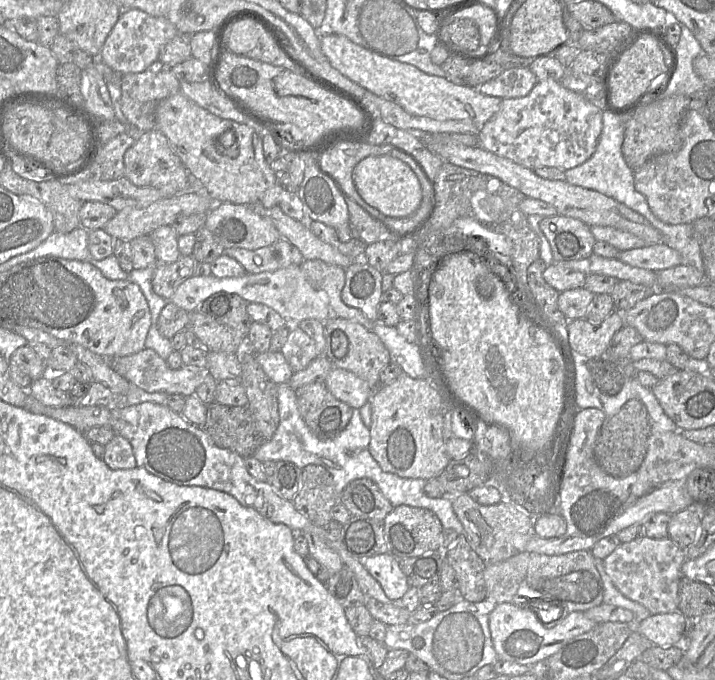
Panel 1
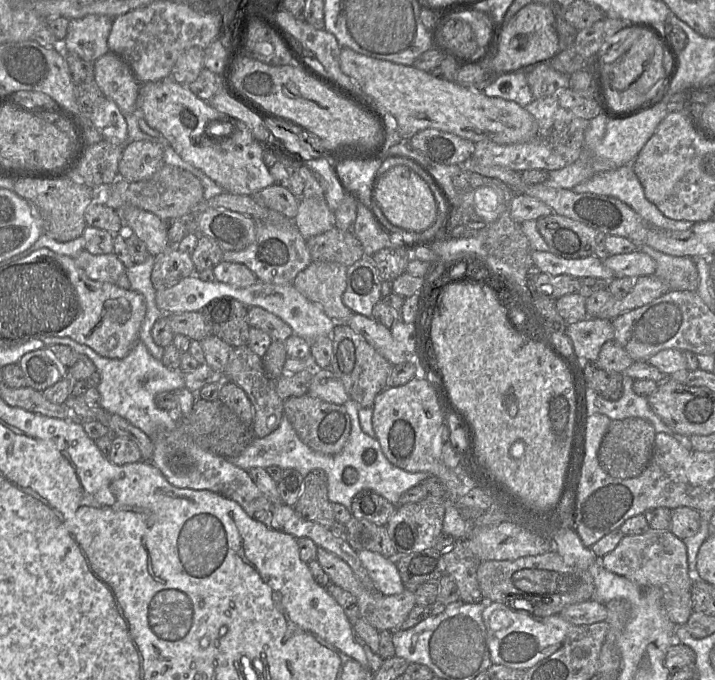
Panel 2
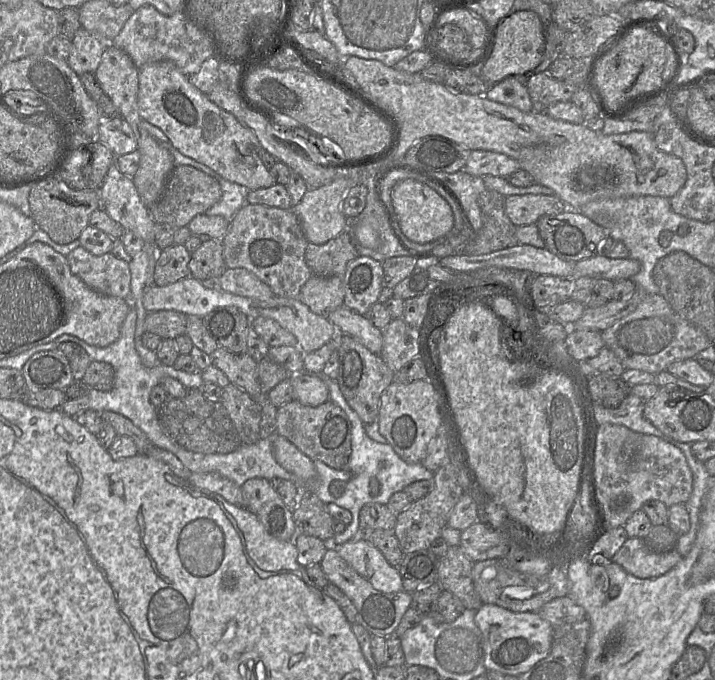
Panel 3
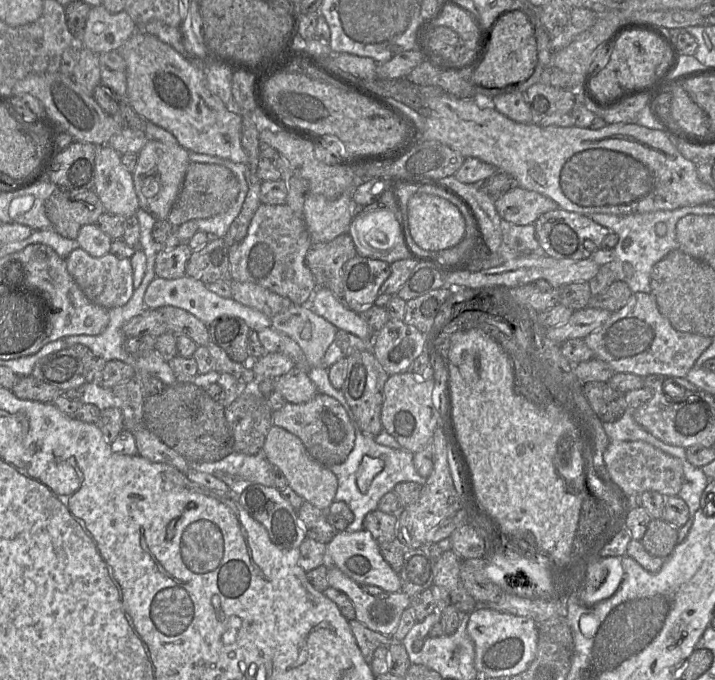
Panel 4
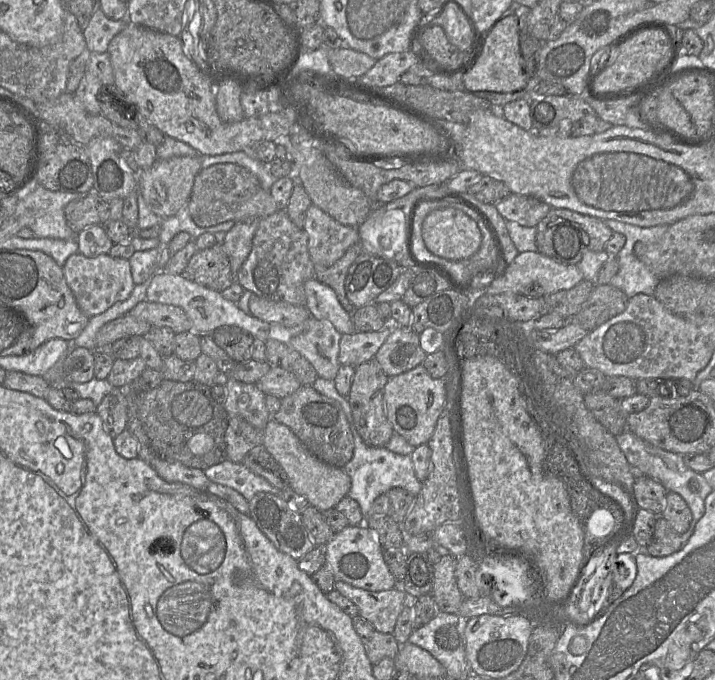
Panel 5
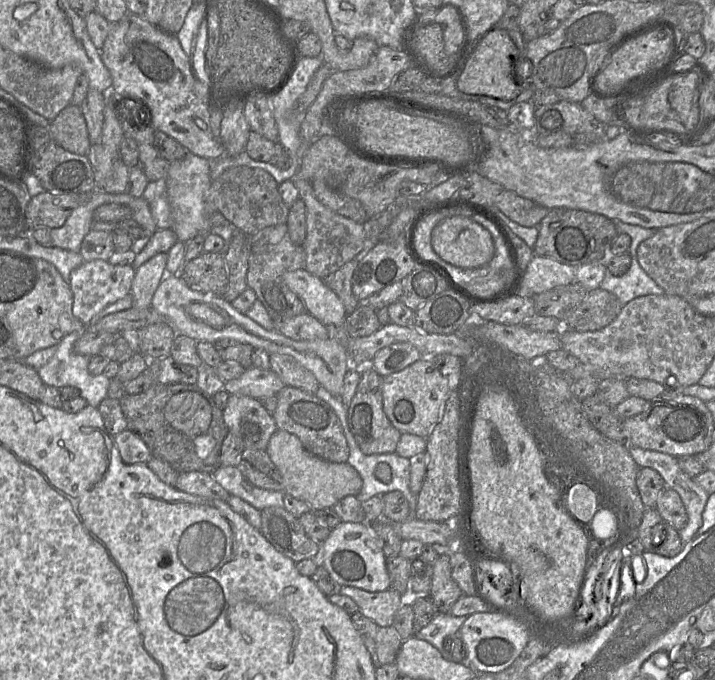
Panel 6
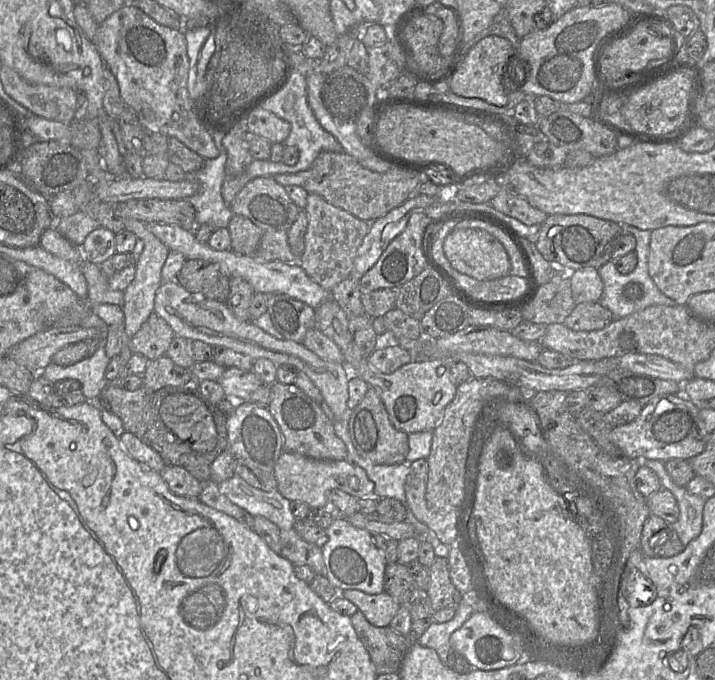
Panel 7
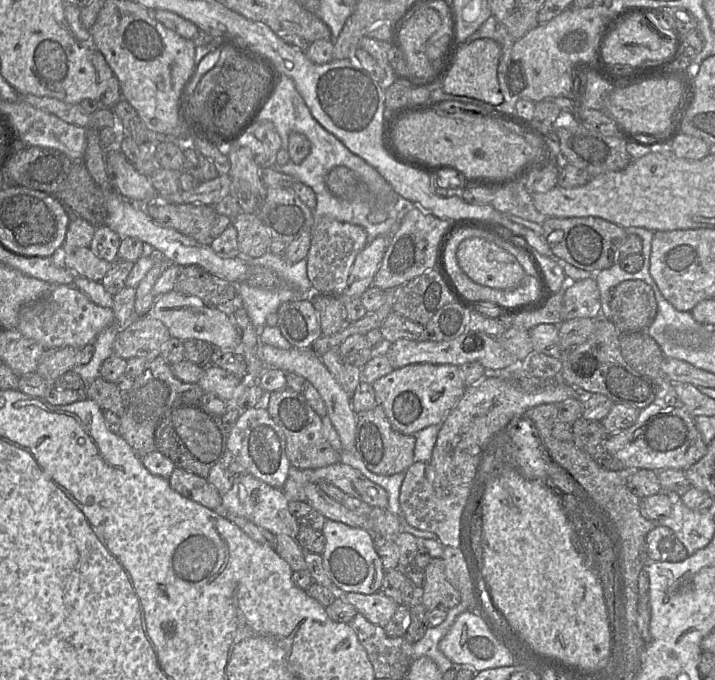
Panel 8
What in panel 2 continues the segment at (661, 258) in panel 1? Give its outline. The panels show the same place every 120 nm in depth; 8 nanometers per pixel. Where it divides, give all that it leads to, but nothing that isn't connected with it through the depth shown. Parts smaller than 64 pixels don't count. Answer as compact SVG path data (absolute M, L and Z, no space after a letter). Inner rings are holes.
M640 250L628 254L612 255L601 261L613 271L615 277L638 278L654 275L657 268L655 260Z

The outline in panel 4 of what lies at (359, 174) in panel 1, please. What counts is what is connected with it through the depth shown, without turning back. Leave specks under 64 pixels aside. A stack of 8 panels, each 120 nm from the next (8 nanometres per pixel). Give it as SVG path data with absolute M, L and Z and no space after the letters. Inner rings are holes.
M416 193L407 205L408 227L414 242L427 251L441 251L460 243L466 235L466 220L459 208L443 197Z

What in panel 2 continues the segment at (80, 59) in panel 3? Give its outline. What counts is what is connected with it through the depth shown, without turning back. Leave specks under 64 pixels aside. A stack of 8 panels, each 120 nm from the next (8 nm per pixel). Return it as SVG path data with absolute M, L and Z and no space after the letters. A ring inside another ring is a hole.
M86 15L71 19L67 35L60 43L63 52L73 52L82 59L95 62L109 52L108 37L113 19L105 15Z

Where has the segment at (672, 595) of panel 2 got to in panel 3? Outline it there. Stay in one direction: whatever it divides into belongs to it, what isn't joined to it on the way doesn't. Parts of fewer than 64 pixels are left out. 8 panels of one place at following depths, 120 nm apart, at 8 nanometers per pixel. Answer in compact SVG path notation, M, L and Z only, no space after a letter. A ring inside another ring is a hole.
M629 537L611 559L629 574L641 578L656 578L671 570L682 559L676 548L667 552L655 552L644 539Z

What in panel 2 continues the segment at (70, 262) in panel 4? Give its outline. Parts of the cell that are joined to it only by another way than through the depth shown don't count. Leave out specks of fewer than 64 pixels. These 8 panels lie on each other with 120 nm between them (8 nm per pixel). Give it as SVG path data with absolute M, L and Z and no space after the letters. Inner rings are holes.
M84 249L74 259L87 277L95 281L116 284L127 270L114 253L93 255Z

